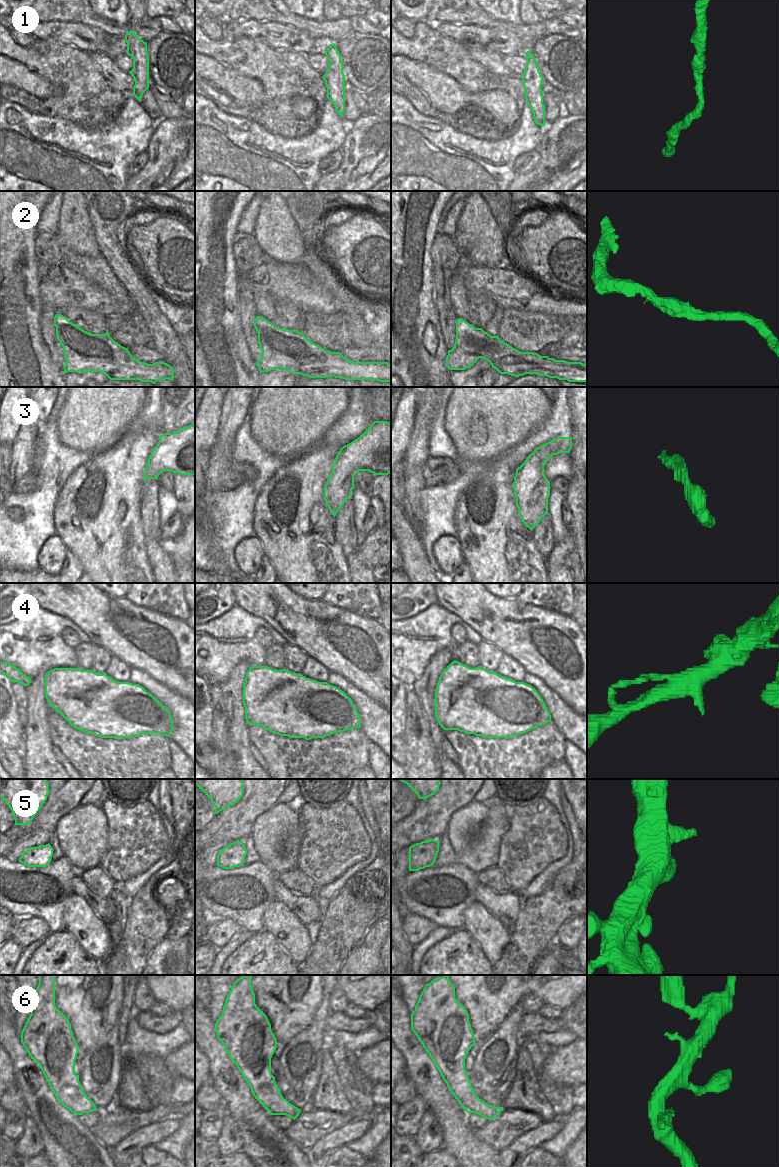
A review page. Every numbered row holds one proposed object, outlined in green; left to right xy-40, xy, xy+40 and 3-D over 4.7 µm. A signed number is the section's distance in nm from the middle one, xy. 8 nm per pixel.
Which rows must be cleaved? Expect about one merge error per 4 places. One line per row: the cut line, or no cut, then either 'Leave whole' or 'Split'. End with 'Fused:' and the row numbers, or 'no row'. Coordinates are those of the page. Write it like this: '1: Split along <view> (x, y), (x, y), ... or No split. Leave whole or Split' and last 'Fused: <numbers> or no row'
1: No split. Leave whole
2: No split. Leave whole
3: No split. Leave whole
4: No split. Leave whole
5: No split. Leave whole
6: No split. Leave whole
Fused: no row

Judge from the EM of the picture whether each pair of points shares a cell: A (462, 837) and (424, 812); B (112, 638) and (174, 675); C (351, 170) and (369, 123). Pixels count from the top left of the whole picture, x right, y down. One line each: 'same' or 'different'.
A: different
B: same
C: same

